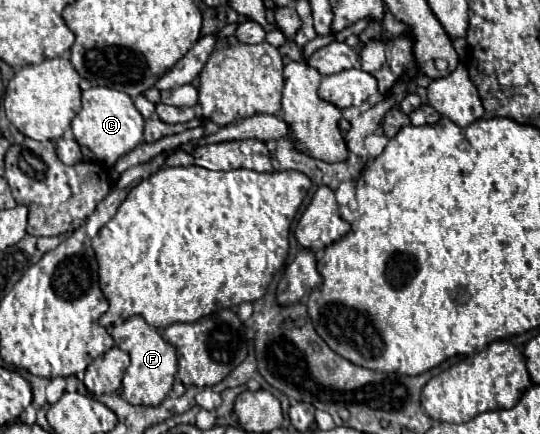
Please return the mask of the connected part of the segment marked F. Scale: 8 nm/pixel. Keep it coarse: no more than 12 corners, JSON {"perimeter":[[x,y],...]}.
{"perimeter":[[141,316],[111,330],[131,356],[123,394],[157,406],[171,390],[177,352]]}

